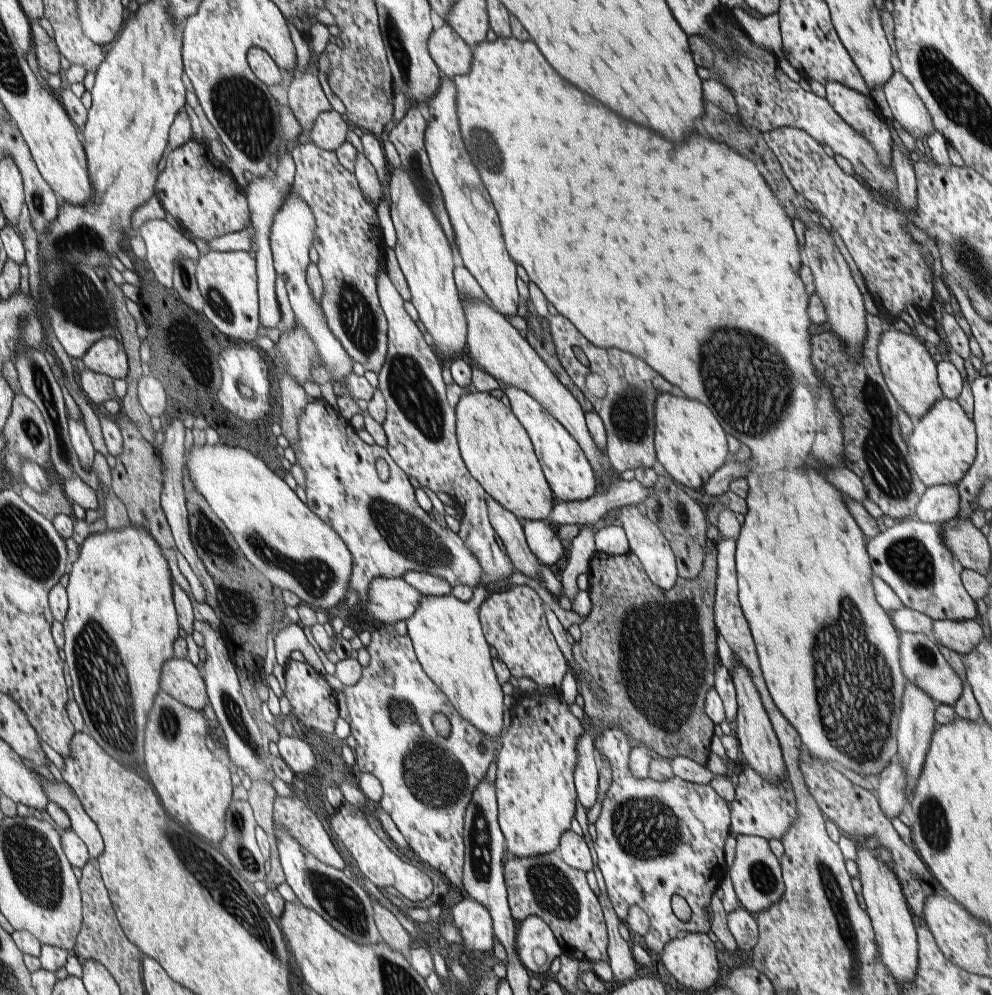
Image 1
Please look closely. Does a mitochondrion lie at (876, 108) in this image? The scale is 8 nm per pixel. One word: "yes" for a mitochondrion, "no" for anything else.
no

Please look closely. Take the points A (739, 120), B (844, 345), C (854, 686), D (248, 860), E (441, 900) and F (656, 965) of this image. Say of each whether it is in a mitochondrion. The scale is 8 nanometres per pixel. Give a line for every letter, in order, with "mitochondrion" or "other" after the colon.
A: other
B: other
C: mitochondrion
D: mitochondrion
E: other
F: other

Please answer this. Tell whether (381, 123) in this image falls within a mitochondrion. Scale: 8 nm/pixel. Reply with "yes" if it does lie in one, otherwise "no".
no

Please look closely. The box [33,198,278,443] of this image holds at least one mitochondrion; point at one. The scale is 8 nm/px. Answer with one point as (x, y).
(79, 300)

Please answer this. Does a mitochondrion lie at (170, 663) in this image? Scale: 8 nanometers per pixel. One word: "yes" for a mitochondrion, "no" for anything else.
no

